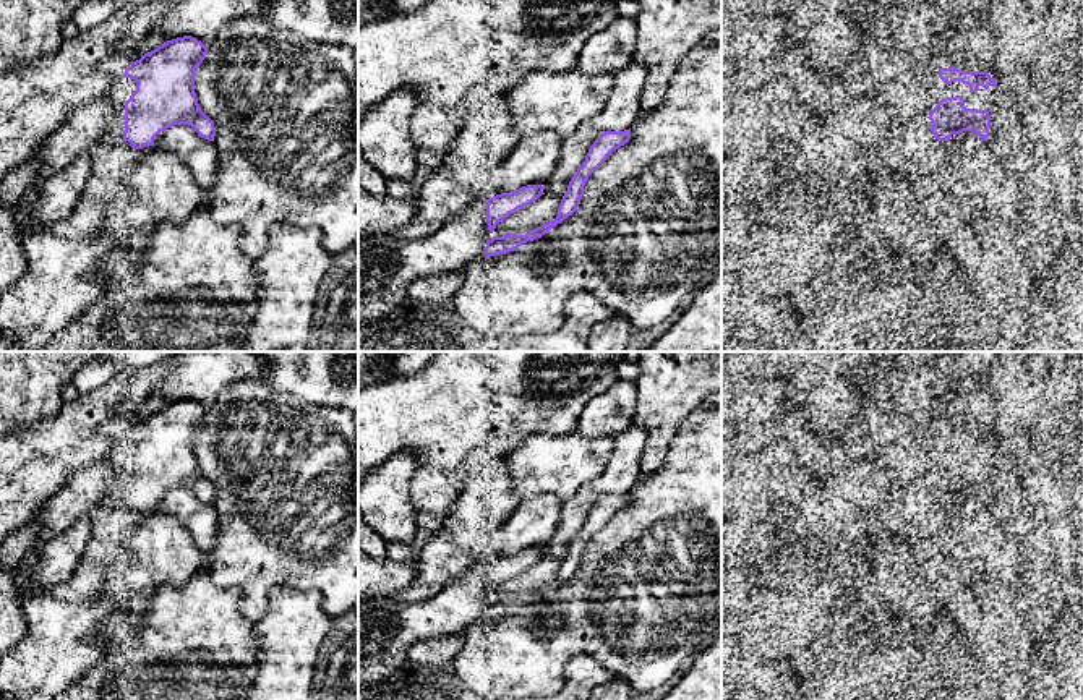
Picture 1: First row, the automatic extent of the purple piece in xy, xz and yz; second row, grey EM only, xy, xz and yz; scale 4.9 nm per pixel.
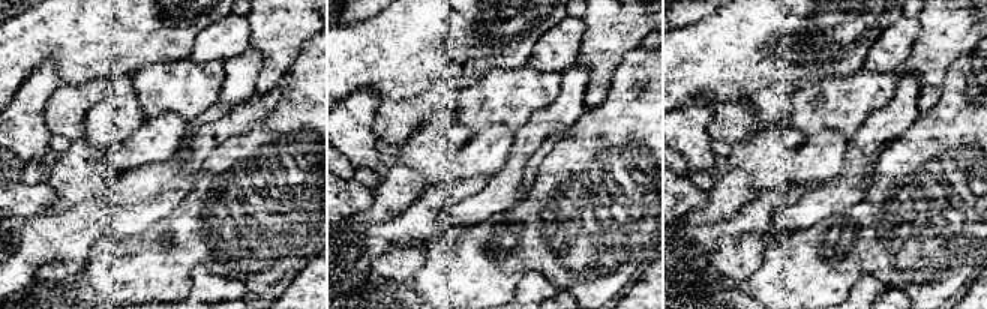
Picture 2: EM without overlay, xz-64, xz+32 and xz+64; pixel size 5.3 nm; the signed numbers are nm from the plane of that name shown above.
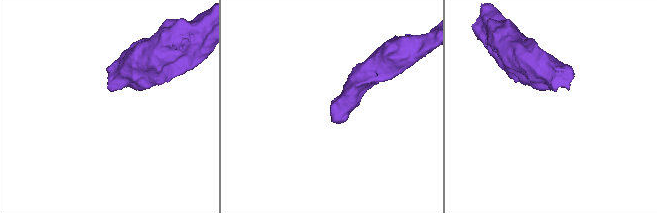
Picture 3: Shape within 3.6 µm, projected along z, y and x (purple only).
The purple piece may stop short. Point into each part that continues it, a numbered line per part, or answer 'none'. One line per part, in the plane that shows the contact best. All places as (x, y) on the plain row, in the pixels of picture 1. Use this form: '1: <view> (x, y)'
1: xy (114, 499)

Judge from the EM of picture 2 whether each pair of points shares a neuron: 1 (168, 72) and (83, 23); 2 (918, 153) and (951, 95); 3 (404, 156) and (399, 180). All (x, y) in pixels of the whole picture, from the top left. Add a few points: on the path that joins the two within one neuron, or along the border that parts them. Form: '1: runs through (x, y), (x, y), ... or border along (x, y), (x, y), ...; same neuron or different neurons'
1: border along (186, 57), (152, 62), (132, 75); different neurons
2: runs through (927, 138), (951, 114), (951, 110); same neuron
3: border along (393, 161), (405, 165); different neurons

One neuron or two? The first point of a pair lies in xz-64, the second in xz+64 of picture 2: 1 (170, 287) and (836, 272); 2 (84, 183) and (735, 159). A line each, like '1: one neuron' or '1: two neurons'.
1: one neuron
2: two neurons

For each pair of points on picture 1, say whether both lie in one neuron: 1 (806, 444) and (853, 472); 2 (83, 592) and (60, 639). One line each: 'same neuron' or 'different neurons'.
1: same neuron
2: different neurons

